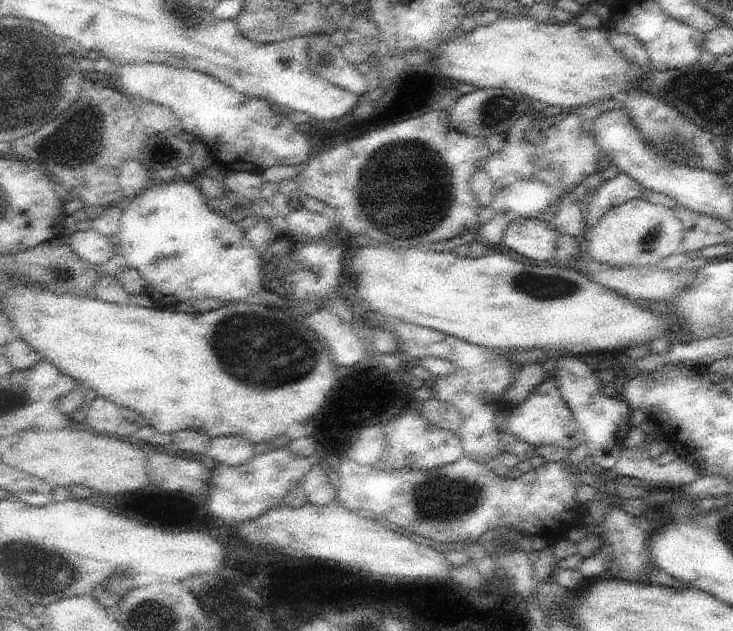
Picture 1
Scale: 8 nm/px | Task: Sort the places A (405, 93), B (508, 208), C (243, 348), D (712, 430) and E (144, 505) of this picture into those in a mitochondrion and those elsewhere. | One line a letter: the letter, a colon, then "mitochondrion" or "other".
A: other
B: other
C: mitochondrion
D: other
E: other

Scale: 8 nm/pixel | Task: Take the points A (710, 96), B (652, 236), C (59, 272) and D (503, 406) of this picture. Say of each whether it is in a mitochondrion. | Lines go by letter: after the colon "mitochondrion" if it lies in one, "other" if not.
A: mitochondrion
B: mitochondrion
C: mitochondrion
D: other

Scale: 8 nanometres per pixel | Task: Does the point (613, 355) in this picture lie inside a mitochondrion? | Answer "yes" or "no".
no

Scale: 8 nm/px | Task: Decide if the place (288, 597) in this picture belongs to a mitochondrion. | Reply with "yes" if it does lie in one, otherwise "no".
no

